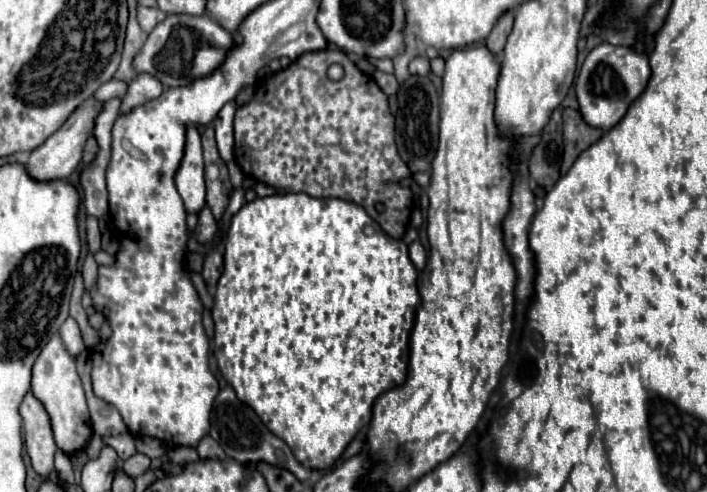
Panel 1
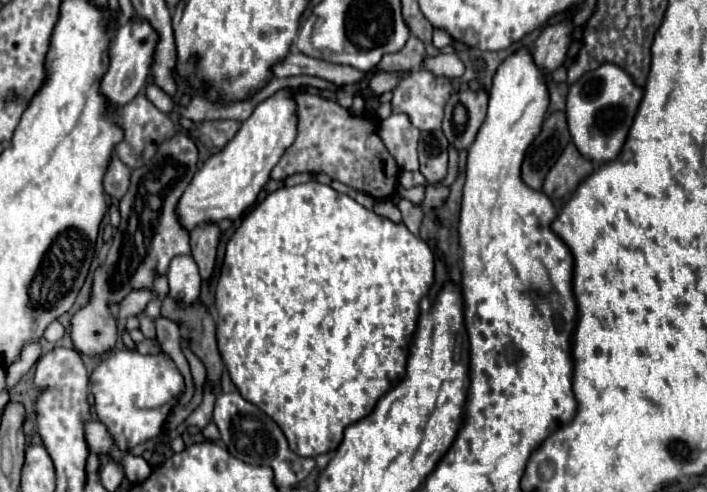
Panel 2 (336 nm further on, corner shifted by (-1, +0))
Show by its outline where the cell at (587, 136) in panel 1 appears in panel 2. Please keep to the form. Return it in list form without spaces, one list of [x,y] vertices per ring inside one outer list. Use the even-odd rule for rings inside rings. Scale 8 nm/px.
[[[568,143],[568,147],[564,149],[564,153],[558,157],[558,161],[554,163],[554,167],[548,171],[546,181],[542,191],[550,197],[550,199],[564,199],[566,195],[570,195],[578,183],[590,175],[594,171],[594,161],[586,159],[574,143]]]

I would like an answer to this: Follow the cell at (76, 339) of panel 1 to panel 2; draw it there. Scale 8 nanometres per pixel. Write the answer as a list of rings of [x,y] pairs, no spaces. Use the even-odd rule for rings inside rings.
[[[52,321],[52,323],[48,325],[46,333],[44,333],[44,339],[48,339],[50,343],[56,343],[56,341],[60,341],[60,339],[64,337],[64,333],[66,333],[64,325],[62,325],[60,321]]]

